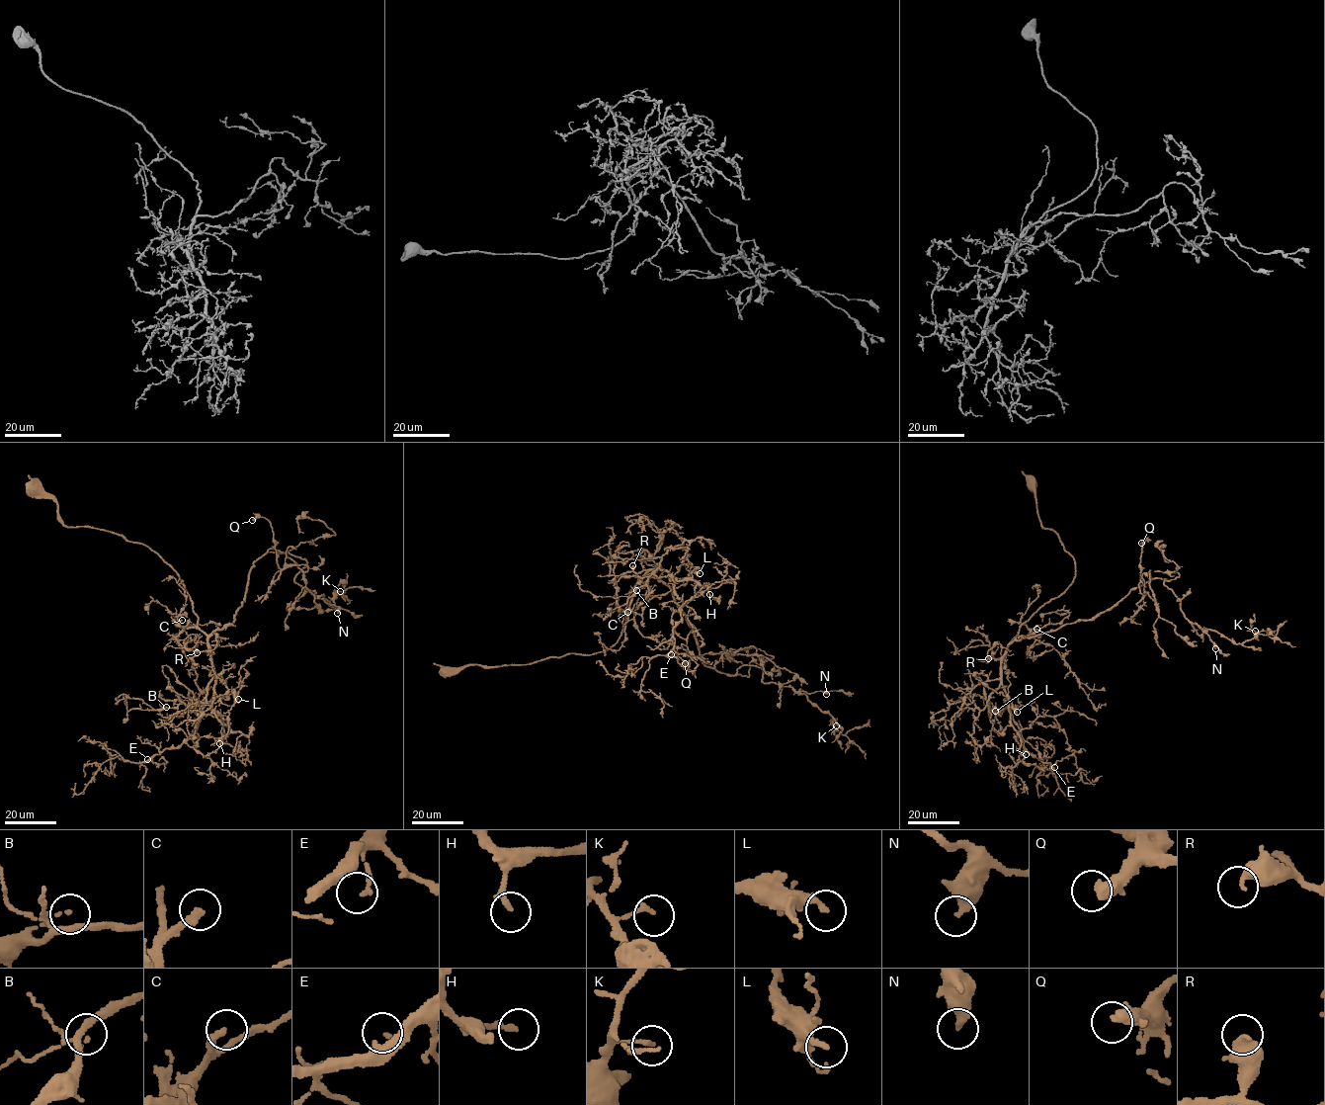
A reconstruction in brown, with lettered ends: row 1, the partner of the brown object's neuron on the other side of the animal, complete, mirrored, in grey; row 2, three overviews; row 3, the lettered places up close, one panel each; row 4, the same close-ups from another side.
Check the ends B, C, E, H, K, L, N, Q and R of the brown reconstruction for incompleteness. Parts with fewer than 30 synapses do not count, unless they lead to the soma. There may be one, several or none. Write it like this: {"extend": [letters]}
{"extend": ["C", "H"]}

